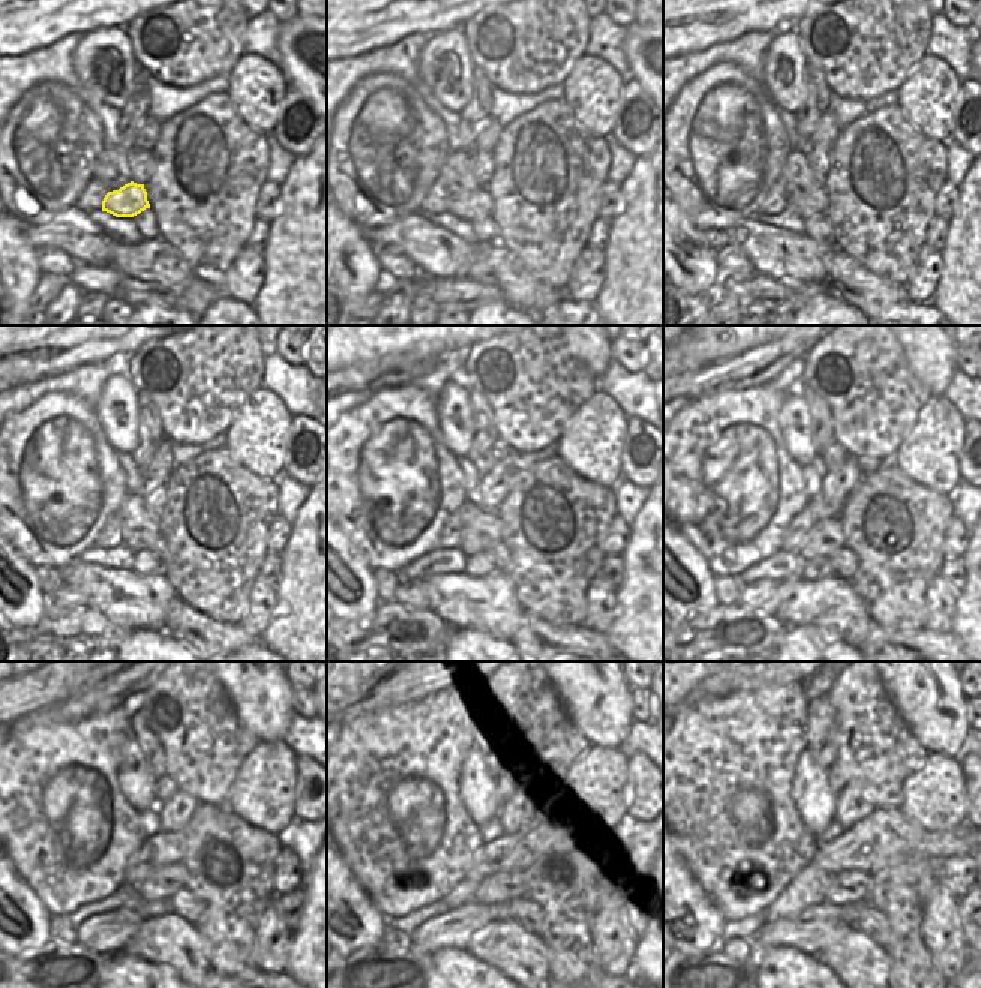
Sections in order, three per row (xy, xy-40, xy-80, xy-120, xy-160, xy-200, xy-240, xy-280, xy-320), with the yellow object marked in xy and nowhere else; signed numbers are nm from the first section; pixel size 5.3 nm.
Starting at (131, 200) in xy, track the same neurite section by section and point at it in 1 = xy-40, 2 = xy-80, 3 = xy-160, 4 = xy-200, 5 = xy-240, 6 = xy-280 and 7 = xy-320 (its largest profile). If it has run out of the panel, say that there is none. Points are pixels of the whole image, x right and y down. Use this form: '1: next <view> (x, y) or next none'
1: next xy-40 (474, 204)
2: next xy-80 (816, 204)
3: next xy-160 (498, 552)
4: next xy-200 (845, 562)
5: next xy-240 (183, 904)
6: next xy-280 (522, 910)
7: next xy-320 (872, 921)

